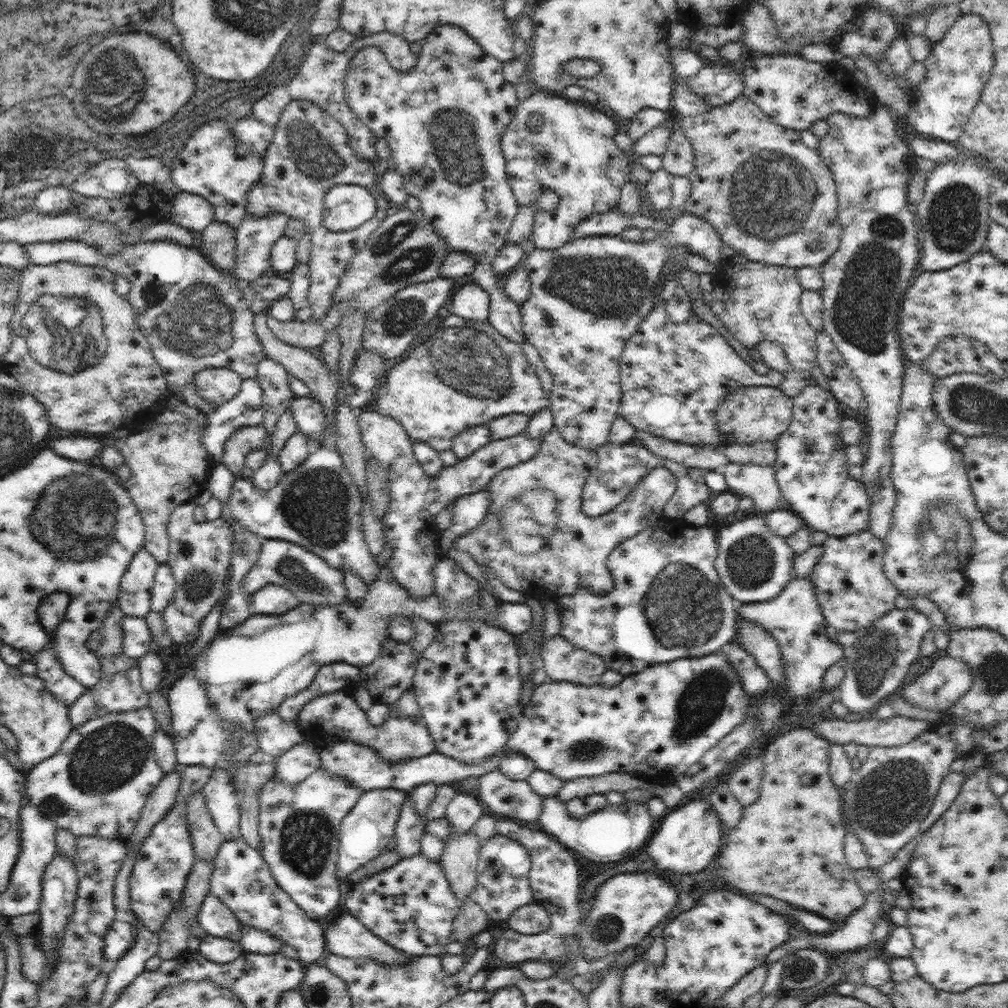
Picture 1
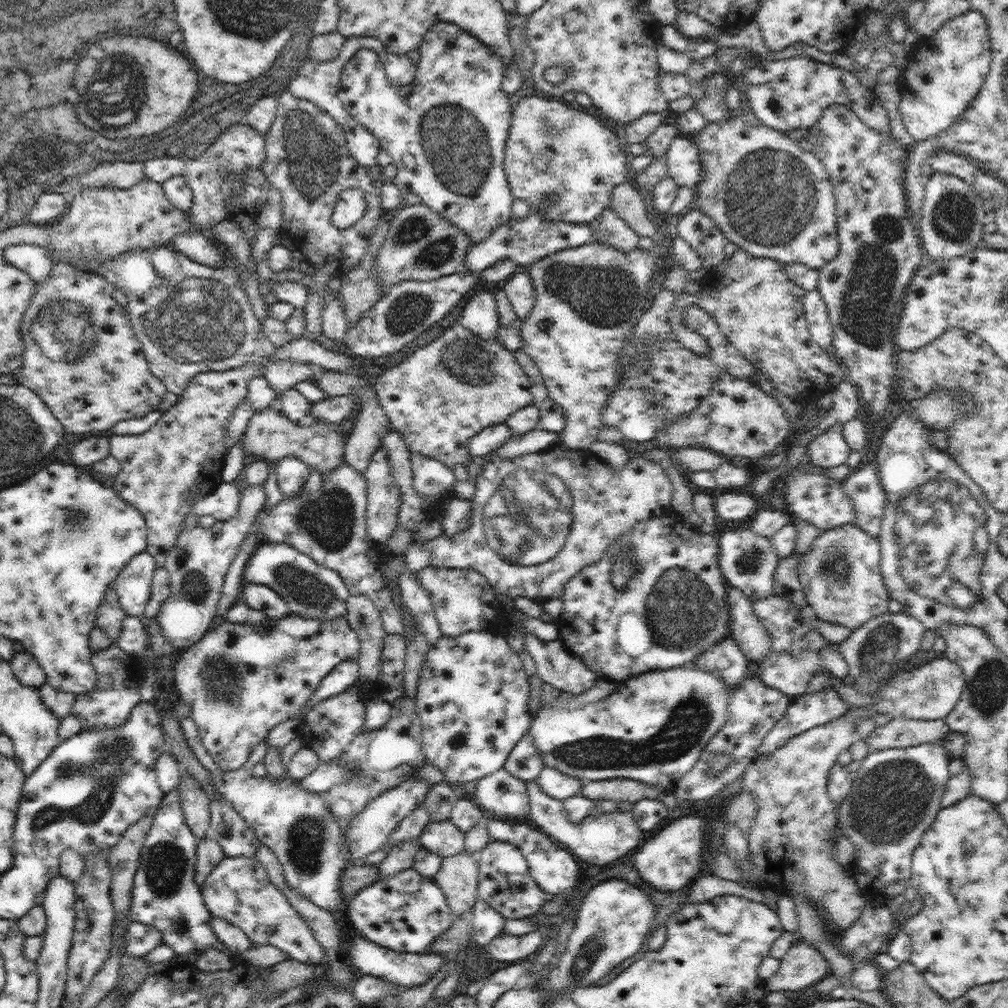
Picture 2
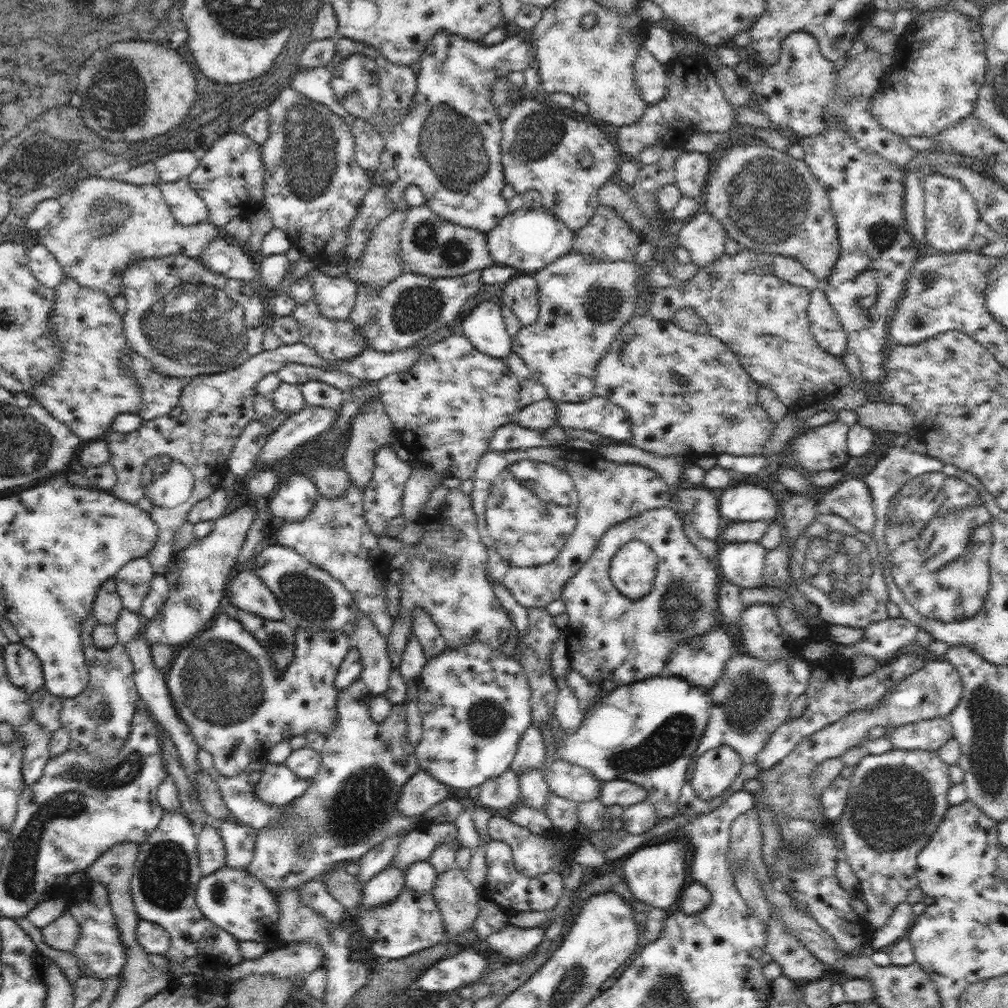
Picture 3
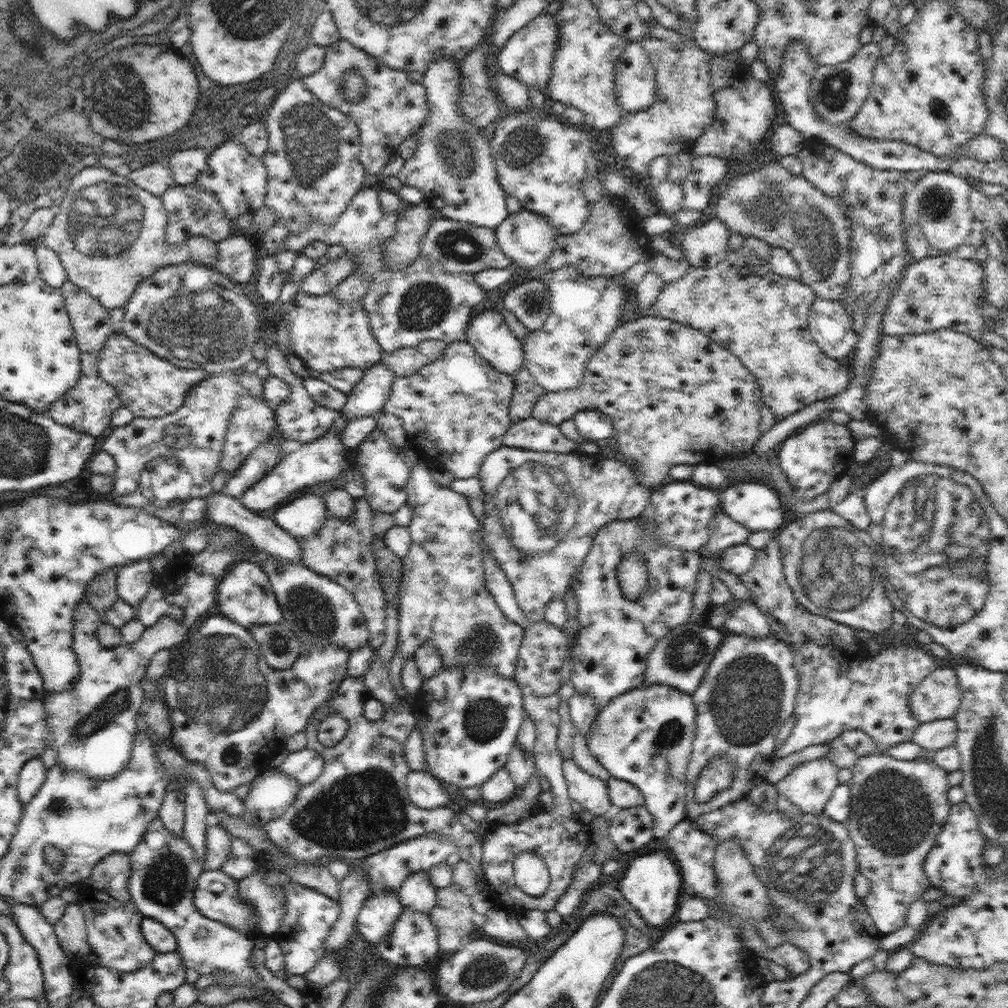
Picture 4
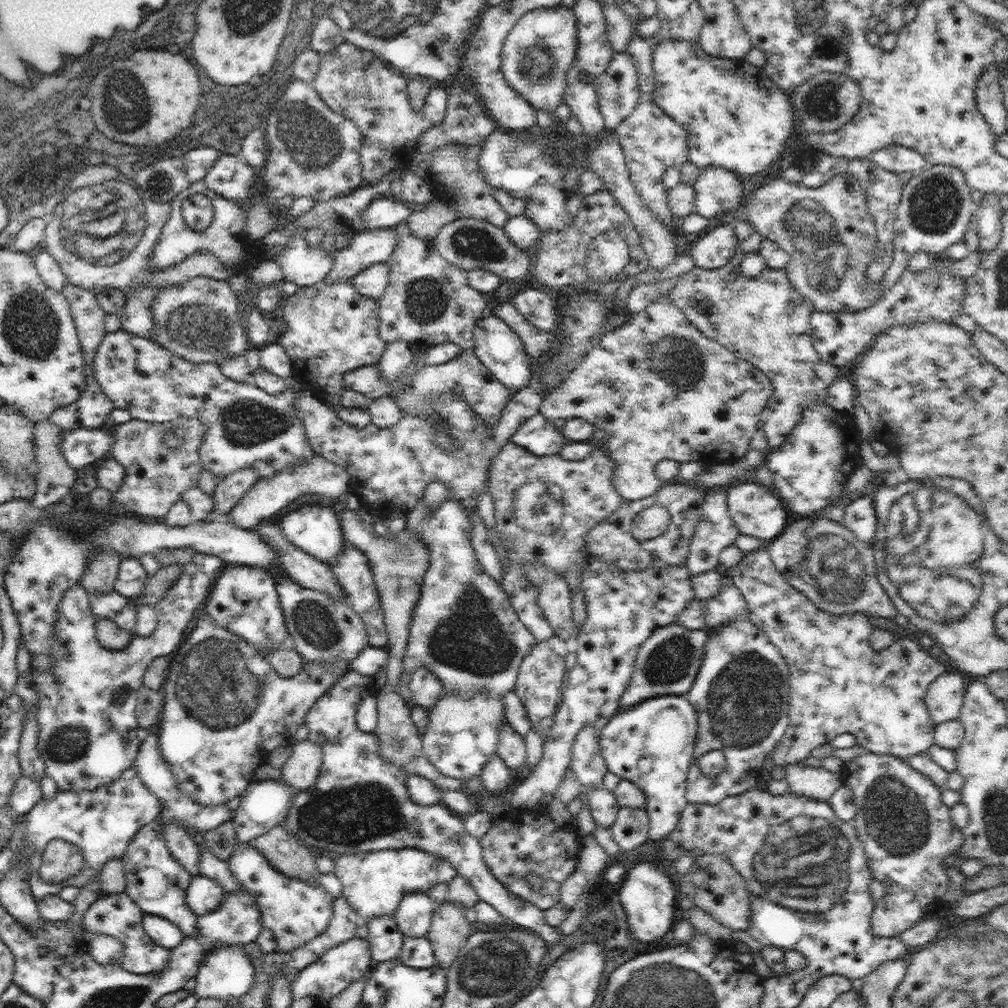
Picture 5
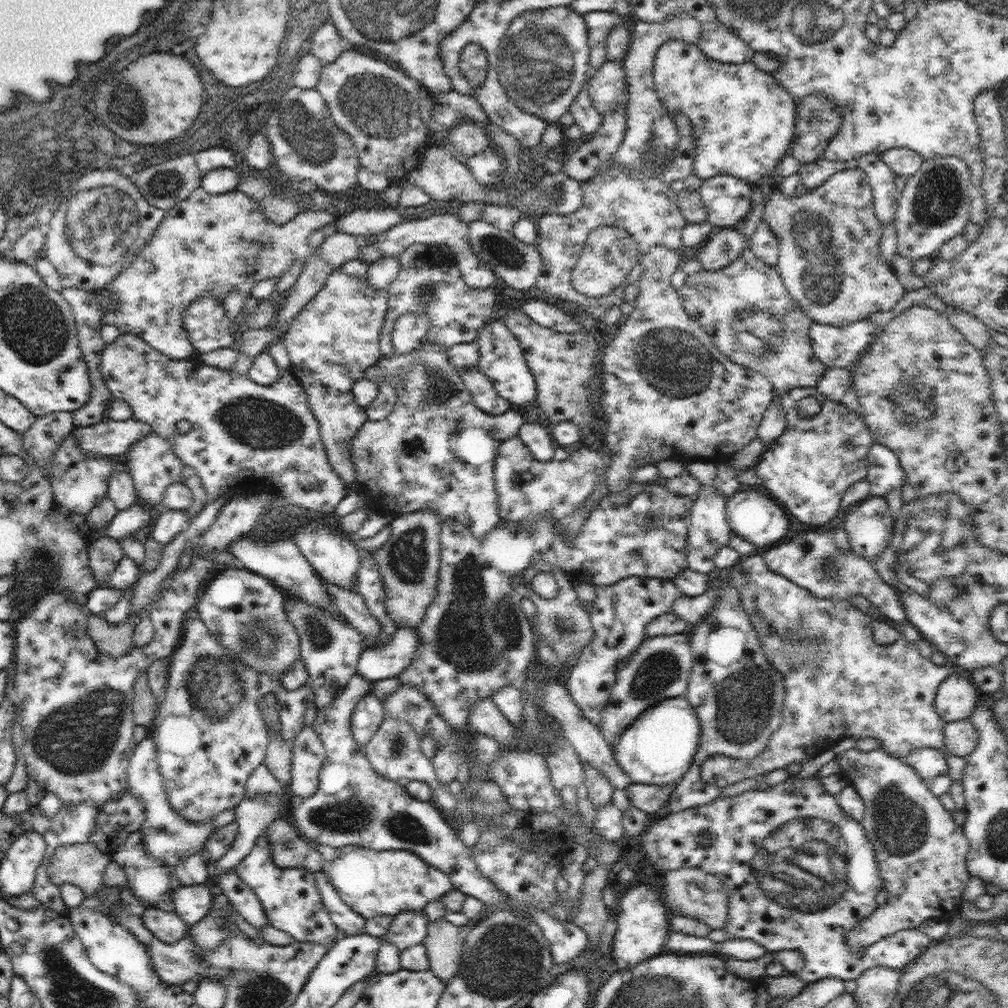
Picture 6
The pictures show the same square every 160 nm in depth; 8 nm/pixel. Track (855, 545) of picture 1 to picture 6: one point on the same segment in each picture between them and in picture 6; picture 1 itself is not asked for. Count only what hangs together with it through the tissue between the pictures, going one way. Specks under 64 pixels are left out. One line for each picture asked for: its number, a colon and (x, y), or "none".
2: (840, 575)
3: (836, 567)
4: (829, 564)
5: (825, 560)
6: (819, 566)

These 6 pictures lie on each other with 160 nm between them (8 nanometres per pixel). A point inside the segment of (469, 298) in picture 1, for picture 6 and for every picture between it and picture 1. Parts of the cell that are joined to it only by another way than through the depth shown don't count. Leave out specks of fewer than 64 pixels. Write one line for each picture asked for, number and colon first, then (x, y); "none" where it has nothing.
2: (480, 316)
3: (484, 327)
4: (488, 332)
5: (499, 348)
6: (501, 358)

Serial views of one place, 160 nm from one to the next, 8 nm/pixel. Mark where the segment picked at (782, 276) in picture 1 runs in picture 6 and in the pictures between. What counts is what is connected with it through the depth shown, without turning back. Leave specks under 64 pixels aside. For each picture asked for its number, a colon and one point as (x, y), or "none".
2: (757, 307)
3: (762, 319)
4: (764, 320)
5: (764, 320)
6: (715, 298)

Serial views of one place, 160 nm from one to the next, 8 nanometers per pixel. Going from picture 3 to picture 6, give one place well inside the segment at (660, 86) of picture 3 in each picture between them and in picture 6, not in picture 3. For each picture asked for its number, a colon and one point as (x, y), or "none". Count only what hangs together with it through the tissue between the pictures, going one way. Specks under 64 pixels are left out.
4: (635, 78)
5: (617, 87)
6: (607, 90)

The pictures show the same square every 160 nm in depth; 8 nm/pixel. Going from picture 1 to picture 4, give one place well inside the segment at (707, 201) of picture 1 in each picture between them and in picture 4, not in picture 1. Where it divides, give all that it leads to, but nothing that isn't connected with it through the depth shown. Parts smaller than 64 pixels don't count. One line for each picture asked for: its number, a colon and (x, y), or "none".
2: (772, 198)
3: (768, 200)
4: (785, 211)

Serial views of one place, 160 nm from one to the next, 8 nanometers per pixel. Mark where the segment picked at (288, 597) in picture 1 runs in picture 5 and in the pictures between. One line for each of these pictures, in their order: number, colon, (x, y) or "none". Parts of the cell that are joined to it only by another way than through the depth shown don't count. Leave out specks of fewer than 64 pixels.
2: (260, 597)
3: (246, 590)
4: (246, 597)
5: (244, 600)

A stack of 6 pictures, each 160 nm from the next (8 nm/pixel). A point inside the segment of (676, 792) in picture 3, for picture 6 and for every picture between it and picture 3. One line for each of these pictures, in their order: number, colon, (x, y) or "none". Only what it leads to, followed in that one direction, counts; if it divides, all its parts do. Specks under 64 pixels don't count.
4: (645, 736)
5: (652, 744)
6: (659, 746)

